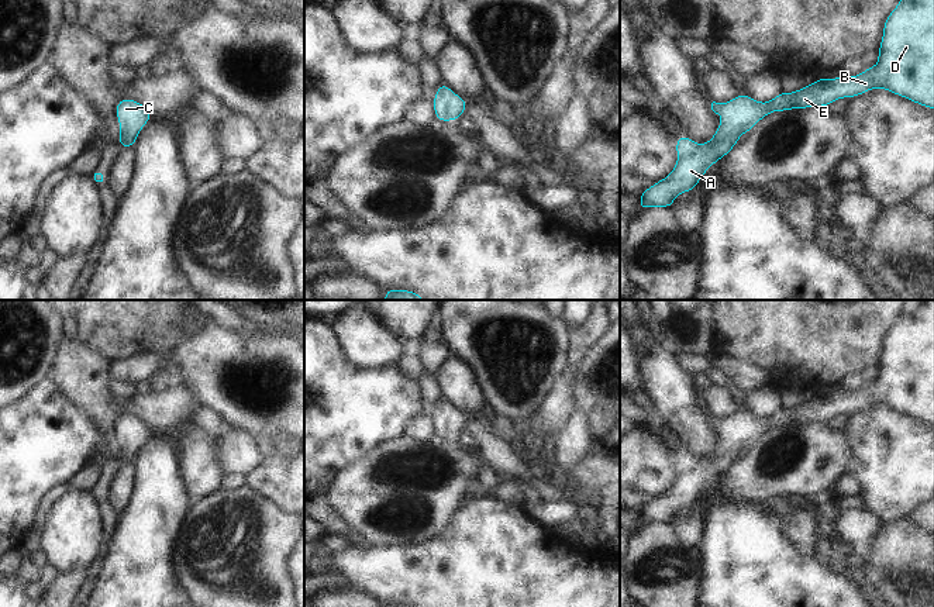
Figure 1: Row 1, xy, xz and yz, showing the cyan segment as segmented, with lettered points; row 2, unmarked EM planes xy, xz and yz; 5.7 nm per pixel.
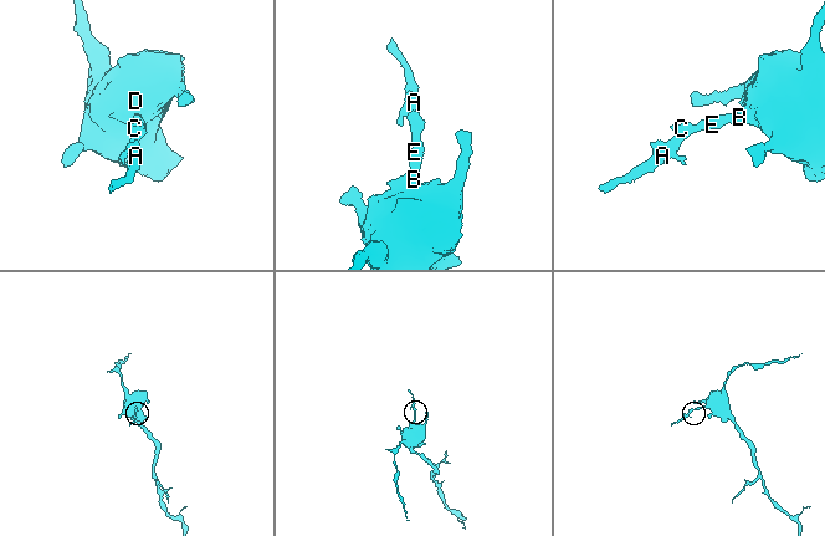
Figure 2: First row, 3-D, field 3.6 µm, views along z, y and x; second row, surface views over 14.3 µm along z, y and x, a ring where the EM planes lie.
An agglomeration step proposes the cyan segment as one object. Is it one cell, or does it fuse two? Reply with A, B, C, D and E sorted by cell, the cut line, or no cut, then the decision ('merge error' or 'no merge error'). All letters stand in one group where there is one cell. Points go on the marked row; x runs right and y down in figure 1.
A B C D E | no cut | no merge error

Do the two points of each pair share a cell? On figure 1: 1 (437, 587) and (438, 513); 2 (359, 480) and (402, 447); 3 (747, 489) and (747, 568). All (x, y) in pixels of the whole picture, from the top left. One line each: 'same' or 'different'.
1: different
2: same
3: different

